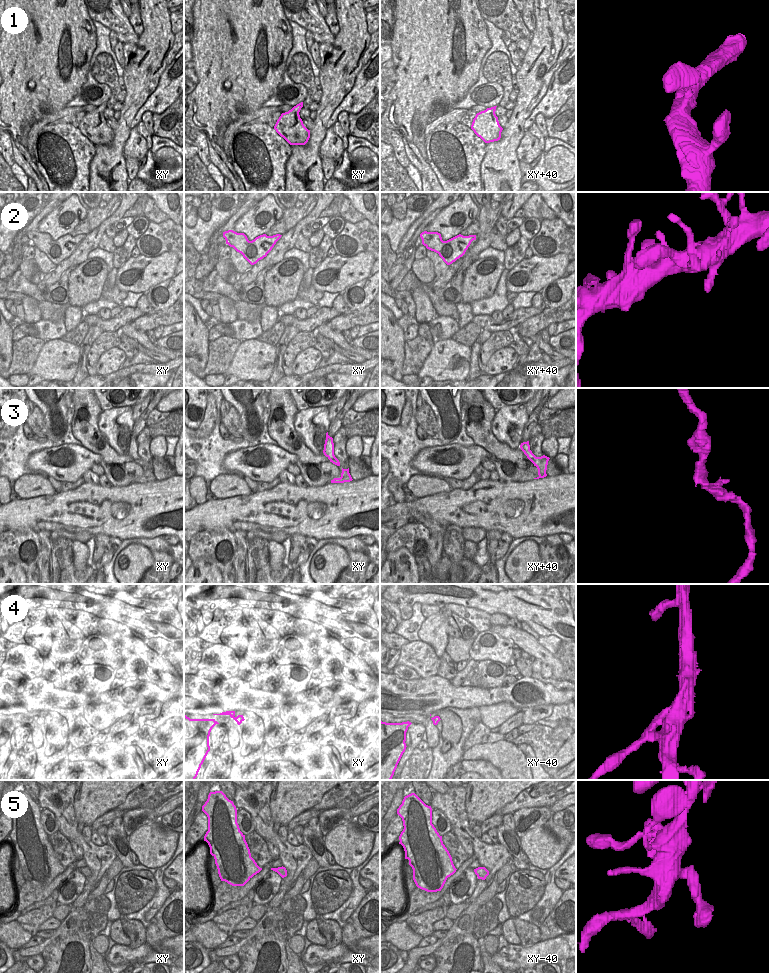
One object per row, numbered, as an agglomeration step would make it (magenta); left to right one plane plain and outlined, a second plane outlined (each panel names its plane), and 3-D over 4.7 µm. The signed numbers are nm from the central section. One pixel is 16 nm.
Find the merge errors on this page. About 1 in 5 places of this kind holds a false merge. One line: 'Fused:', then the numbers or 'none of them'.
Fused: 4

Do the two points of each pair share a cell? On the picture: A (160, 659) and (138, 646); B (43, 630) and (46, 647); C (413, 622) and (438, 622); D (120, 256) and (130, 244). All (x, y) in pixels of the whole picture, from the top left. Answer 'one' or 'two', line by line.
A: one
B: one
C: two
D: one

